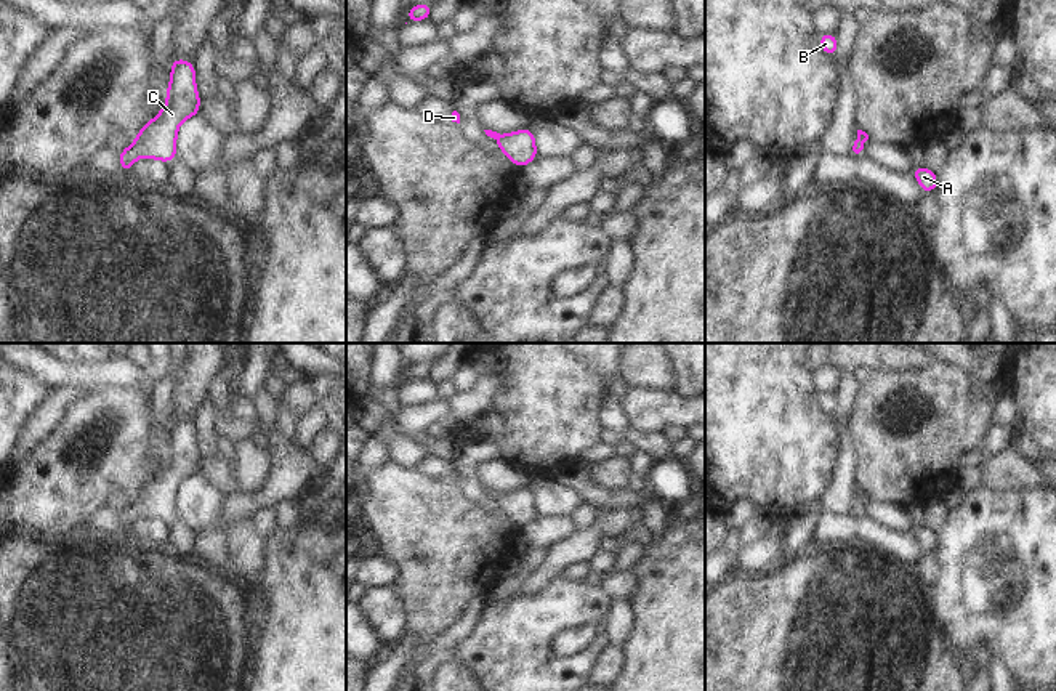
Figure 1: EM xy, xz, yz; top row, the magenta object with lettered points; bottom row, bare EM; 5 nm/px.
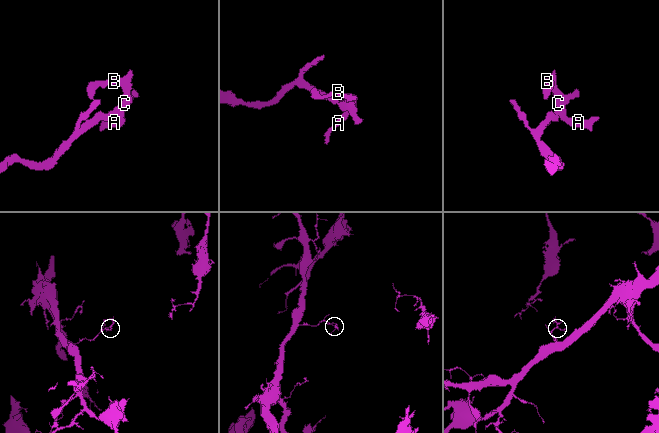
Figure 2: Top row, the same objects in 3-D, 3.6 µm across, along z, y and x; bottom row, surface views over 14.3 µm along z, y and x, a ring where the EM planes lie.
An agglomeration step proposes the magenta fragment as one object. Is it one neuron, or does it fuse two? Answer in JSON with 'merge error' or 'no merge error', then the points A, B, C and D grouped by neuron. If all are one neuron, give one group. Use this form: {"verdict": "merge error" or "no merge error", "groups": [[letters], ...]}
{"verdict": "no merge error", "groups": [["A", "B", "C", "D"]]}

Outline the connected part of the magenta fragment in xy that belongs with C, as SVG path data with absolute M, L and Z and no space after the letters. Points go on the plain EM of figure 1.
M170 418L171 438L167 446L167 465L138 491L128 508L119 511L120 526L130 534L130 526L141 515L171 521L176 518L176 492L179 483L199 475L200 455L195 451L195 428L192 420Z

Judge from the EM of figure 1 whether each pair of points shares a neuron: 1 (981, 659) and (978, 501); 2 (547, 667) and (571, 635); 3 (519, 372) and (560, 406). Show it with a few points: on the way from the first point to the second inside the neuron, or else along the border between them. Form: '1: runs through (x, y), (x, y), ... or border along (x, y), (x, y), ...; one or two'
1: border along (970, 651), (983, 645), (992, 658); two
2: border along (592, 640), (574, 654), (555, 656), (550, 651); two
3: runs through (529, 375), (550, 396); one

